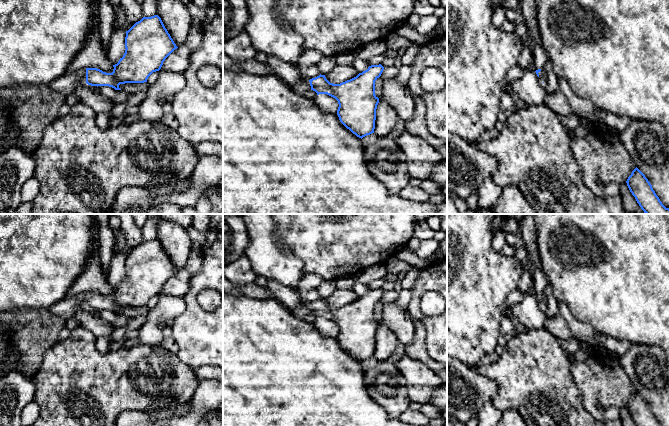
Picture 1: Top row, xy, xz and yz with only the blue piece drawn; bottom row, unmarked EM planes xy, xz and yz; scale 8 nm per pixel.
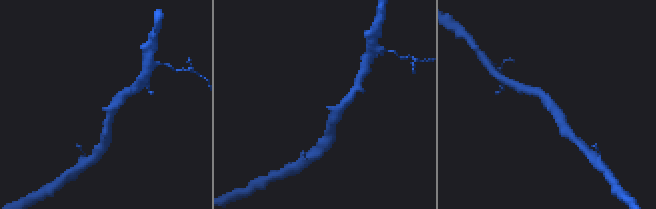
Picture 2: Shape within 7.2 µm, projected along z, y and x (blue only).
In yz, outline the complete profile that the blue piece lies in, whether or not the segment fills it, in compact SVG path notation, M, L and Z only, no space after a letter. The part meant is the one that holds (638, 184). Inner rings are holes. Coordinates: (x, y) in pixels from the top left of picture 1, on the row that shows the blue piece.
M636 167L628 177L627 186L645 214L669 214L645 175Z

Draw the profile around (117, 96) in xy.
M98 86L99 93L112 100L115 104L124 103L128 100L129 93L123 90L115 90L109 86Z

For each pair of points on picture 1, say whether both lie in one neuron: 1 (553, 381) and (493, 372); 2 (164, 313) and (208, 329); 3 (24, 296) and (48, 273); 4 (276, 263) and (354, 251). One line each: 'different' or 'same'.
1: same
2: different
3: same
4: different

